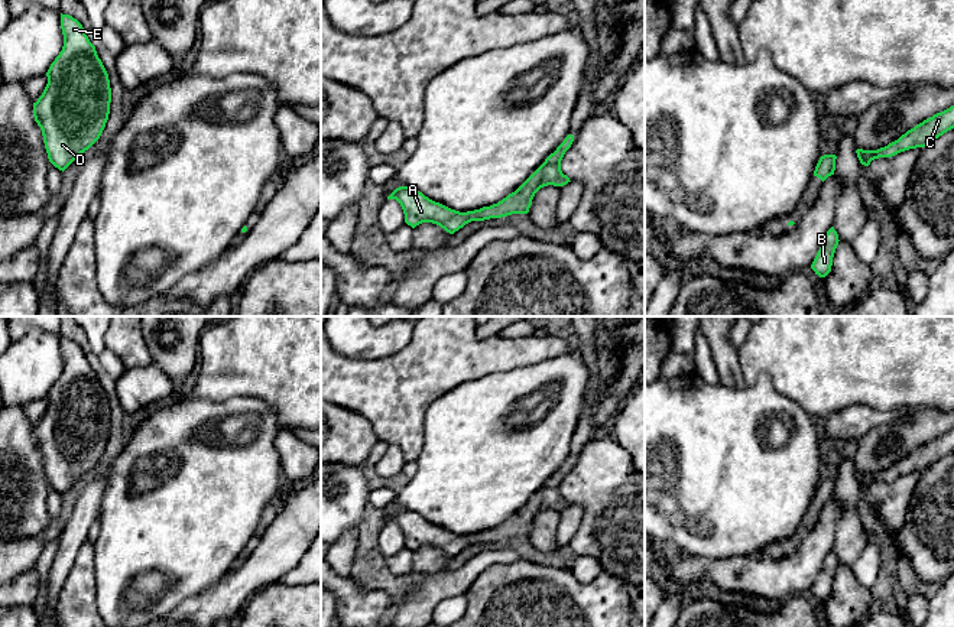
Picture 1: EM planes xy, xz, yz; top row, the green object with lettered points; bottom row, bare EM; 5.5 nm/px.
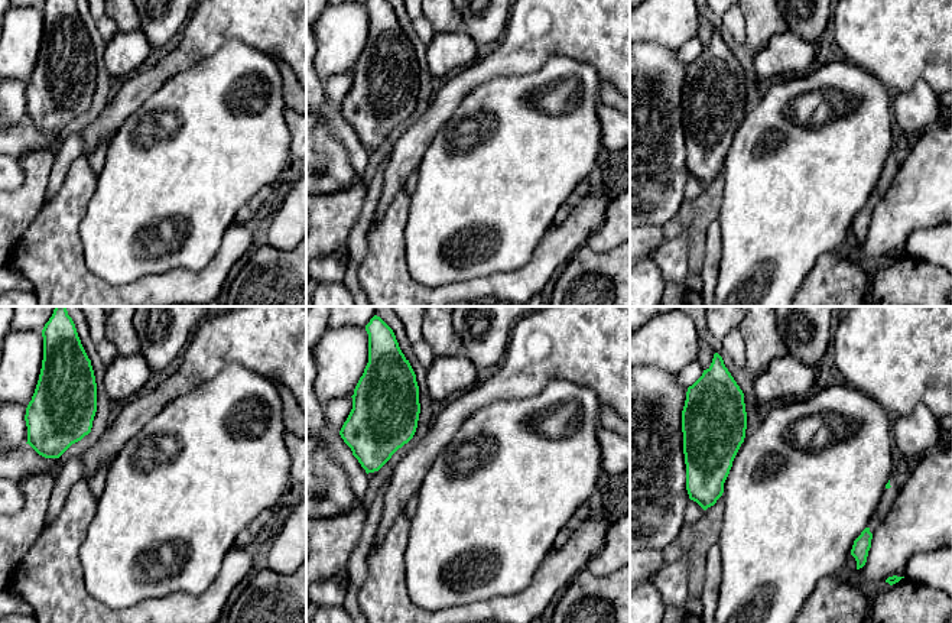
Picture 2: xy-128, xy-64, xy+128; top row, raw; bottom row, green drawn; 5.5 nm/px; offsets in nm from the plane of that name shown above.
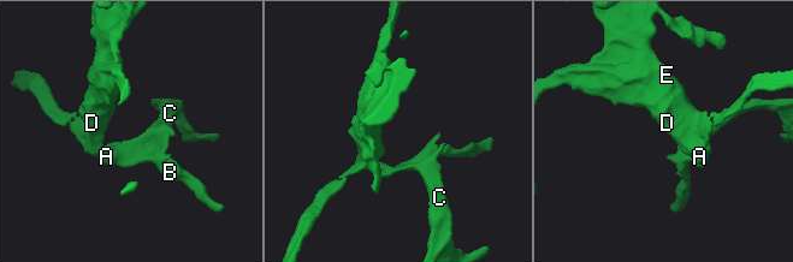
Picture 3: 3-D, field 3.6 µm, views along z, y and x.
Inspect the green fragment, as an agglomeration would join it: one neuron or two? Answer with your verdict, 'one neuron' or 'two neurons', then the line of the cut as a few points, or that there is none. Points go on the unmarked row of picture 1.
one neuron | no cut

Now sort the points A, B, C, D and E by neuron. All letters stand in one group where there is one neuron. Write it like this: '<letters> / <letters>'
A B C D E

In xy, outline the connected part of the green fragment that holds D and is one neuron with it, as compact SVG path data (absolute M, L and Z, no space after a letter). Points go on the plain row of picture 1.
M61 337L61 353L64 370L46 396L48 407L33 426L33 441L42 454L49 485L64 496L100 462L110 438L111 412L108 397L82 348Z

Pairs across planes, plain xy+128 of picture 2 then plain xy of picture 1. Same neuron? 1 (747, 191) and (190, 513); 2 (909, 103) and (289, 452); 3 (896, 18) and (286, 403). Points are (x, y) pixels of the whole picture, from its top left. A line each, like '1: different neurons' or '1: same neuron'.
1: same neuron
2: same neuron
3: same neuron

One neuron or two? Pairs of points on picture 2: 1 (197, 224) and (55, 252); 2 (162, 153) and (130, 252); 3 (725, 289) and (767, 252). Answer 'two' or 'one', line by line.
1: two
2: one
3: one

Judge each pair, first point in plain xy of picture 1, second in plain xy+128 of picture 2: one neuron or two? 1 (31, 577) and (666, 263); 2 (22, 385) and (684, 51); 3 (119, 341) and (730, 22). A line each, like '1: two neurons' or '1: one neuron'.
1: two neurons
2: two neurons
3: two neurons

